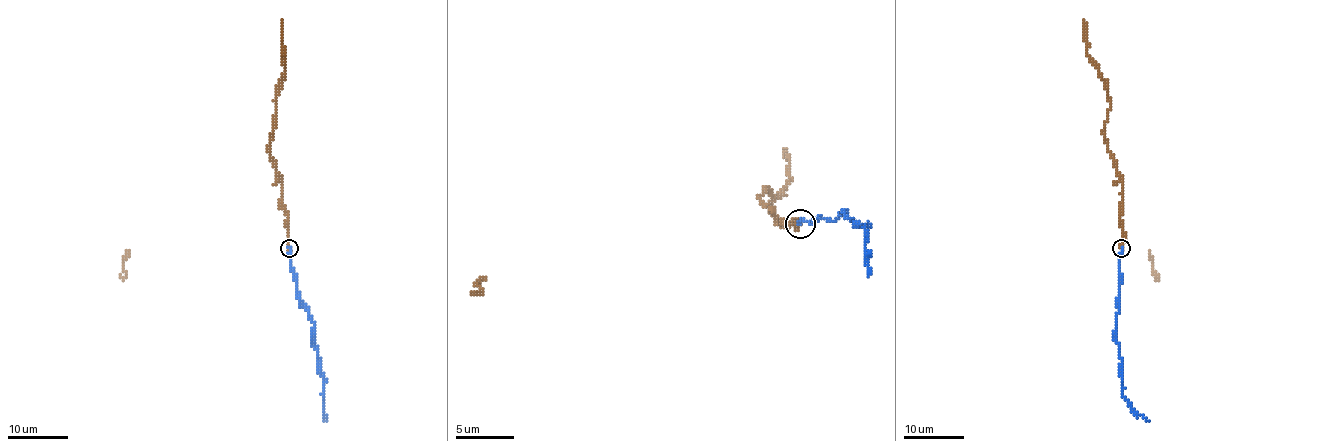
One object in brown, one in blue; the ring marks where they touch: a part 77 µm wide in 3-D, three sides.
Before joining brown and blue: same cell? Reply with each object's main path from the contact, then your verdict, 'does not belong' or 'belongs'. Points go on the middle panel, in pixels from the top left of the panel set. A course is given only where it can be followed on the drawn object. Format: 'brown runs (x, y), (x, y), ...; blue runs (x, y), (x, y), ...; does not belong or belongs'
brown runs (798, 224), (798, 230), (795, 221), (783, 224), (760, 201), (766, 186), (772, 204), (789, 183), (783, 148); blue runs (801, 224), (815, 218), (833, 221), (839, 215), (847, 215), (844, 212), (853, 221), (868, 224), (868, 277); belongs

